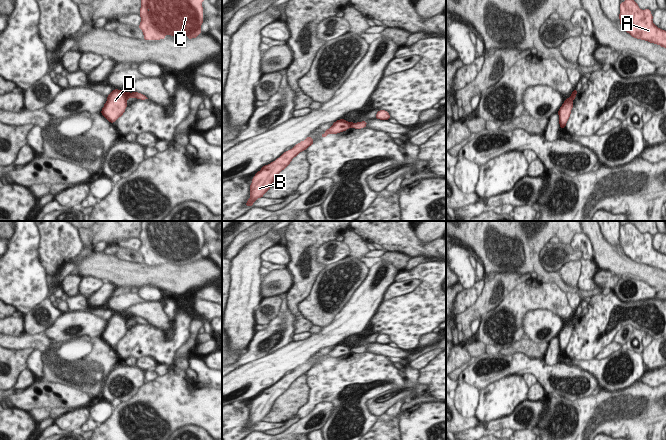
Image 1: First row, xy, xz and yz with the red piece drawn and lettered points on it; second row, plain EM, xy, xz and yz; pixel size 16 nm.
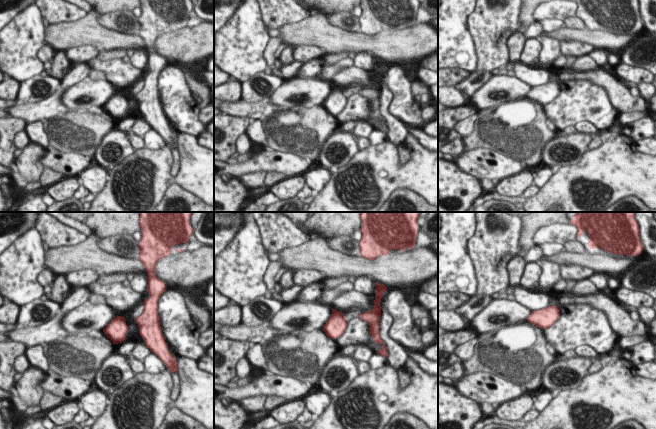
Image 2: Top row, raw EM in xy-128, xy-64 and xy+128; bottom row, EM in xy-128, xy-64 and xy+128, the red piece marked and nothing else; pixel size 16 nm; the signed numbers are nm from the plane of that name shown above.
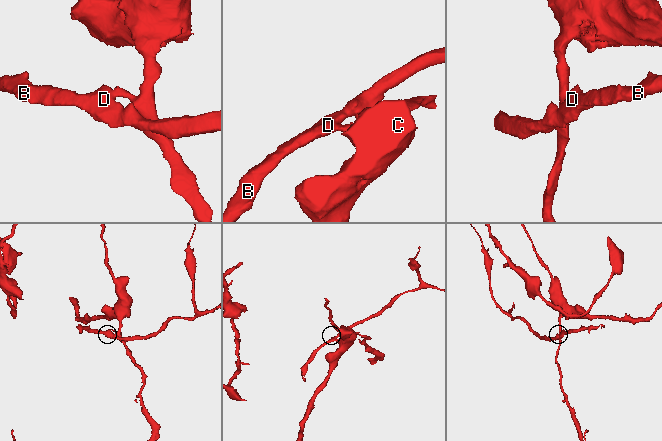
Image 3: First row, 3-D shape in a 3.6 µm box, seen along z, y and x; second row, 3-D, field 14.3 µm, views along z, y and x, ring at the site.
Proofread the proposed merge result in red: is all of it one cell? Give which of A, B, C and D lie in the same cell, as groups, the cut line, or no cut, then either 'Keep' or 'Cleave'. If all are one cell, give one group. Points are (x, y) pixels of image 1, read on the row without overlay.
Groups: A C / B D. Split along xy (125, 317), (127, 322). Cleave

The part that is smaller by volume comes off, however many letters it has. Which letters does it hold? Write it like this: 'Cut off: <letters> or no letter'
Cut off: B, D

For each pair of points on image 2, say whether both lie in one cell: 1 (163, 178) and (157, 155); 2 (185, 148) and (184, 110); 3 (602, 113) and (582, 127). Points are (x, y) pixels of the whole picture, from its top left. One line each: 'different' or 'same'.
1: same
2: different
3: different

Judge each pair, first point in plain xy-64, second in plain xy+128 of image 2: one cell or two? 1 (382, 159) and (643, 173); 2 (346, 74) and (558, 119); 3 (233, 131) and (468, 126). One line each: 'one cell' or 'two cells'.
1: one cell
2: two cells
3: two cells

